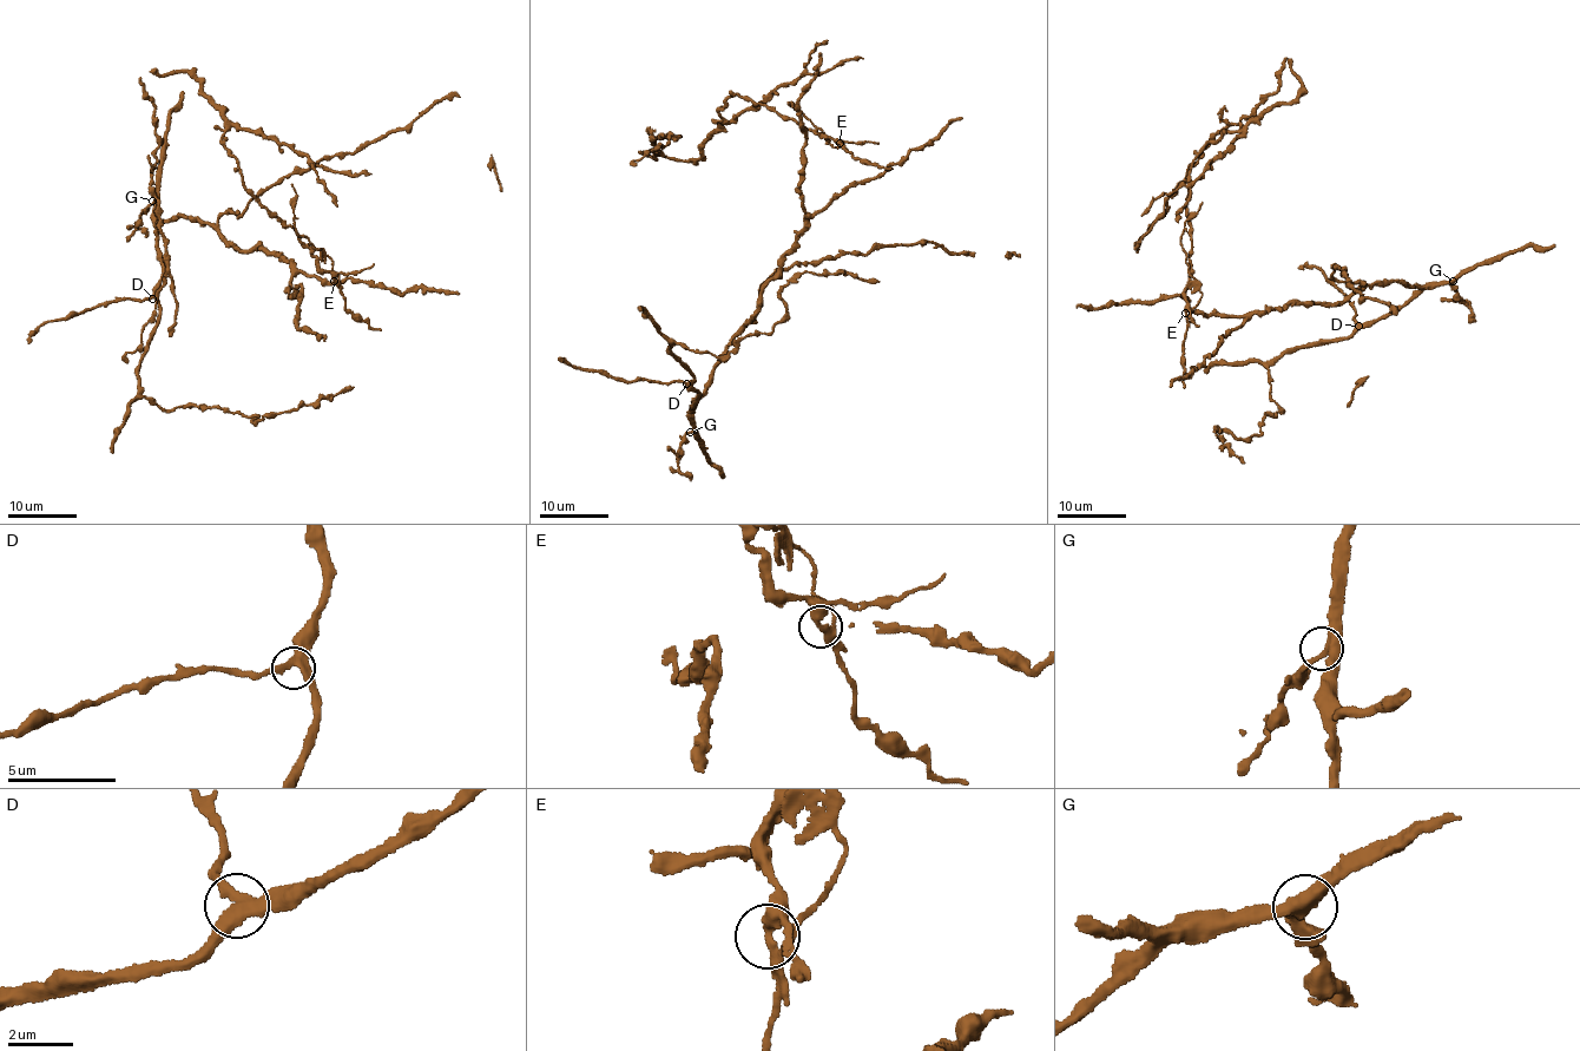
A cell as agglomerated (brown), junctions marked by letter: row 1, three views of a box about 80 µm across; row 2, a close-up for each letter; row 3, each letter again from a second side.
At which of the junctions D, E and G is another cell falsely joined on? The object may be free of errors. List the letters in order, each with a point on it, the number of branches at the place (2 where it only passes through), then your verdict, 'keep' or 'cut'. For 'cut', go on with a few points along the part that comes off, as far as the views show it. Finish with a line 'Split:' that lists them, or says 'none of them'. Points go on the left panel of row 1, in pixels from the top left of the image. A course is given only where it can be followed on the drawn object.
D: (152, 299) | 3 | keep
E: (334, 281) | 3 | cut | (334, 281), (338, 276), (329, 257), (296, 232), (291, 184)
G: (152, 201) | 3 | keep
Split: E

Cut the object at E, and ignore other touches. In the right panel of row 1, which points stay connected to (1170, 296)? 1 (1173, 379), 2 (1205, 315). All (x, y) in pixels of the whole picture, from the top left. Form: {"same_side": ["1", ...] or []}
{"same_side": ["1", "2"]}

